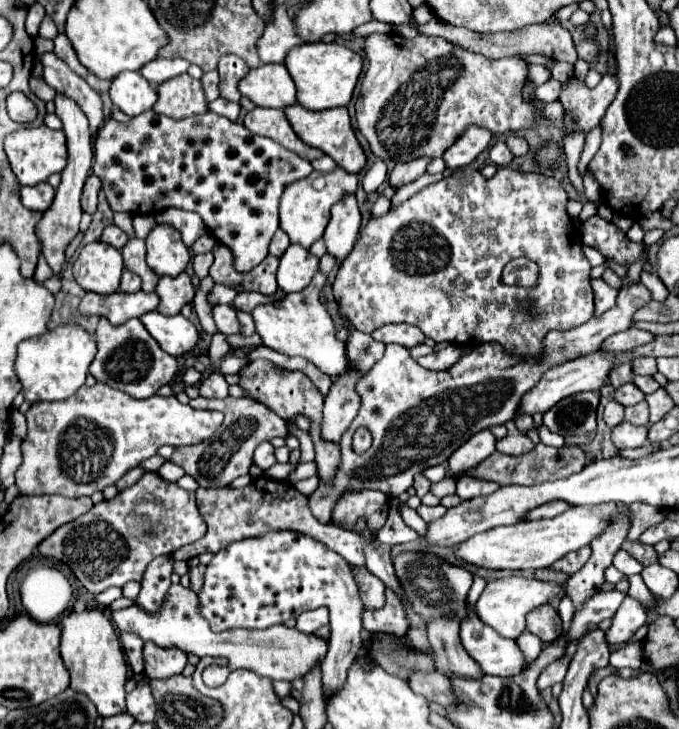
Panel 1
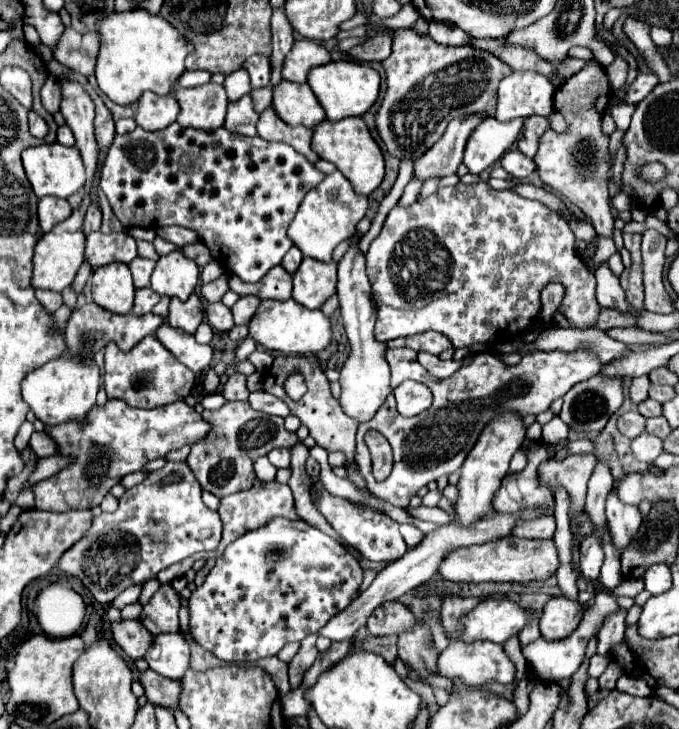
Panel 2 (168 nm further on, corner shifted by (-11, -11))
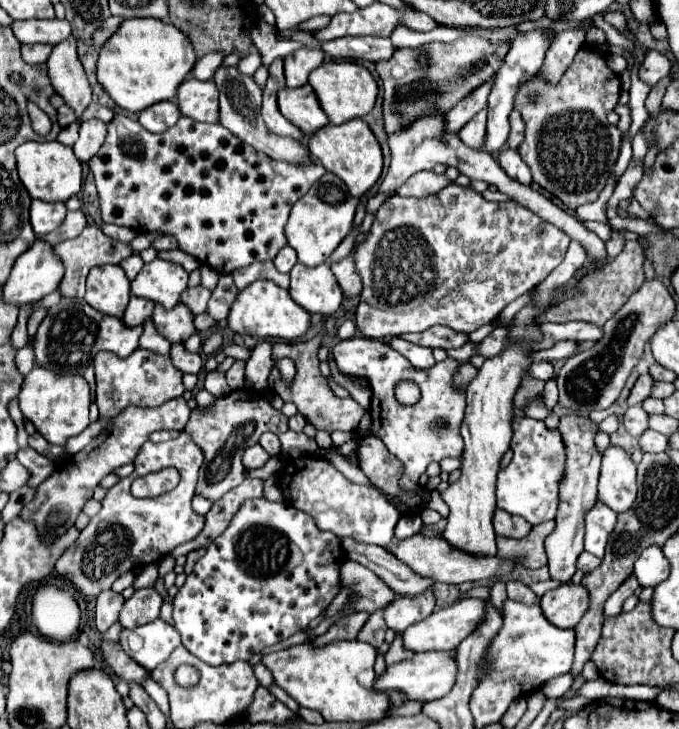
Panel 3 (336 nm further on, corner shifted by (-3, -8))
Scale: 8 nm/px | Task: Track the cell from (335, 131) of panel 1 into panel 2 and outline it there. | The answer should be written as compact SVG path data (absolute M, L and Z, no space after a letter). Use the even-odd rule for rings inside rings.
M343 118L339 122L321 122L313 128L313 140L311 140L313 150L319 154L319 158L333 162L343 176L353 184L357 194L369 196L383 180L385 176L385 160L383 152L377 146L377 142L371 138L369 128L365 126L363 118Z

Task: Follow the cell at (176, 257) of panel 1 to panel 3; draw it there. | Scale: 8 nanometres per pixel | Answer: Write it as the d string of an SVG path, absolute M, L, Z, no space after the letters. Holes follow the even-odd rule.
M153 259L145 263L135 281L131 281L131 295L149 299L171 309L179 303L181 293L187 289L187 271L171 261Z

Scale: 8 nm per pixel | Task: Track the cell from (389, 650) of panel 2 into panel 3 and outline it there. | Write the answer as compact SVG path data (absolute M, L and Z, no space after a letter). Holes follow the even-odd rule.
M379 609L379 611L375 611L375 613L369 615L369 619L367 619L367 623L361 629L361 633L359 633L357 639L373 645L375 649L379 649L381 643L385 641L385 631L387 631L387 625L383 621L383 611Z

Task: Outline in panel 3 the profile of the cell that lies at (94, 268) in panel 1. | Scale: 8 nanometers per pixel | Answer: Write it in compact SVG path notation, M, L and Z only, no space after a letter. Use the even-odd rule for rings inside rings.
M103 265L91 269L87 277L85 301L101 313L123 317L129 303L129 279L119 265Z

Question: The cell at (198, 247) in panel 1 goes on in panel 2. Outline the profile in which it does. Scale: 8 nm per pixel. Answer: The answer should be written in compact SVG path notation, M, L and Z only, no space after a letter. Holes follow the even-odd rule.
M197 242L197 244L189 244L189 246L183 246L183 254L191 260L195 260L201 268L209 262L213 262L215 258L211 256L211 250L203 244L203 242Z

